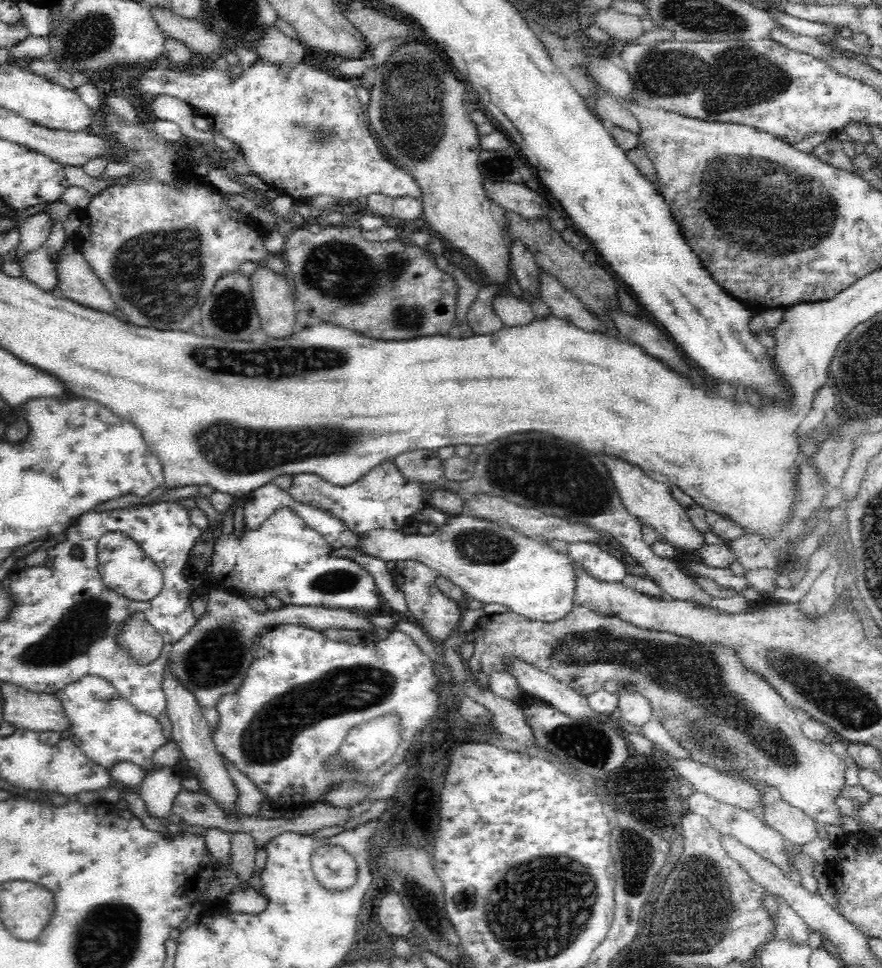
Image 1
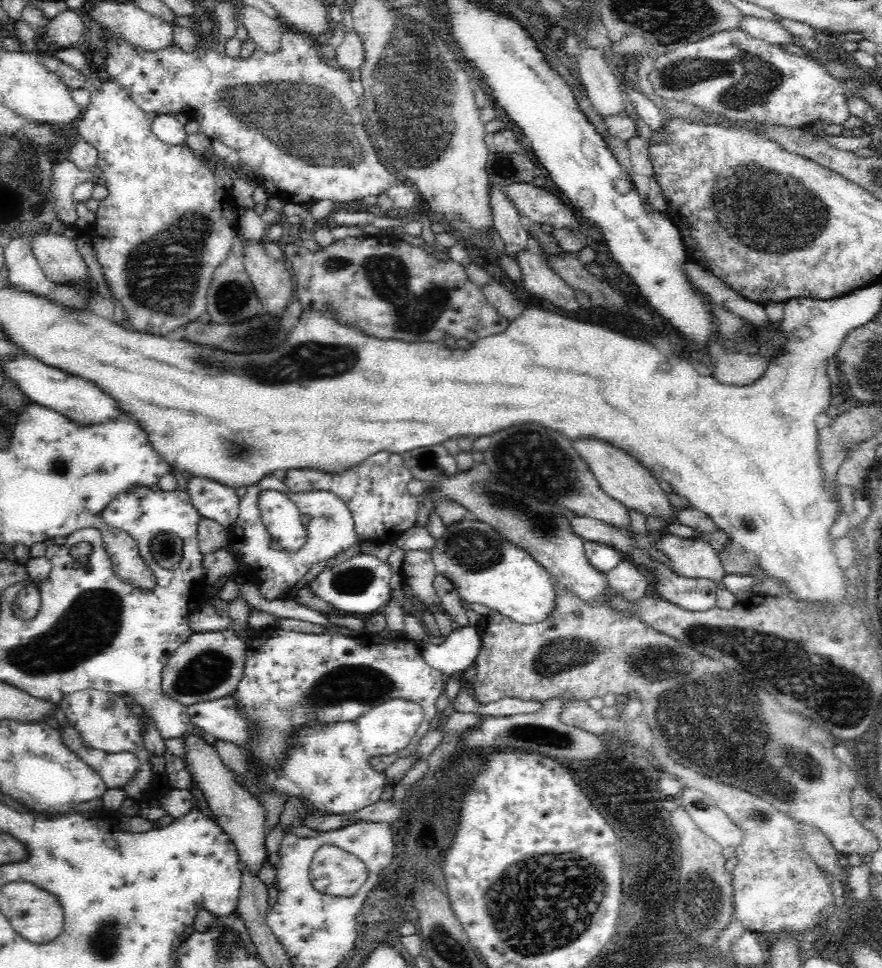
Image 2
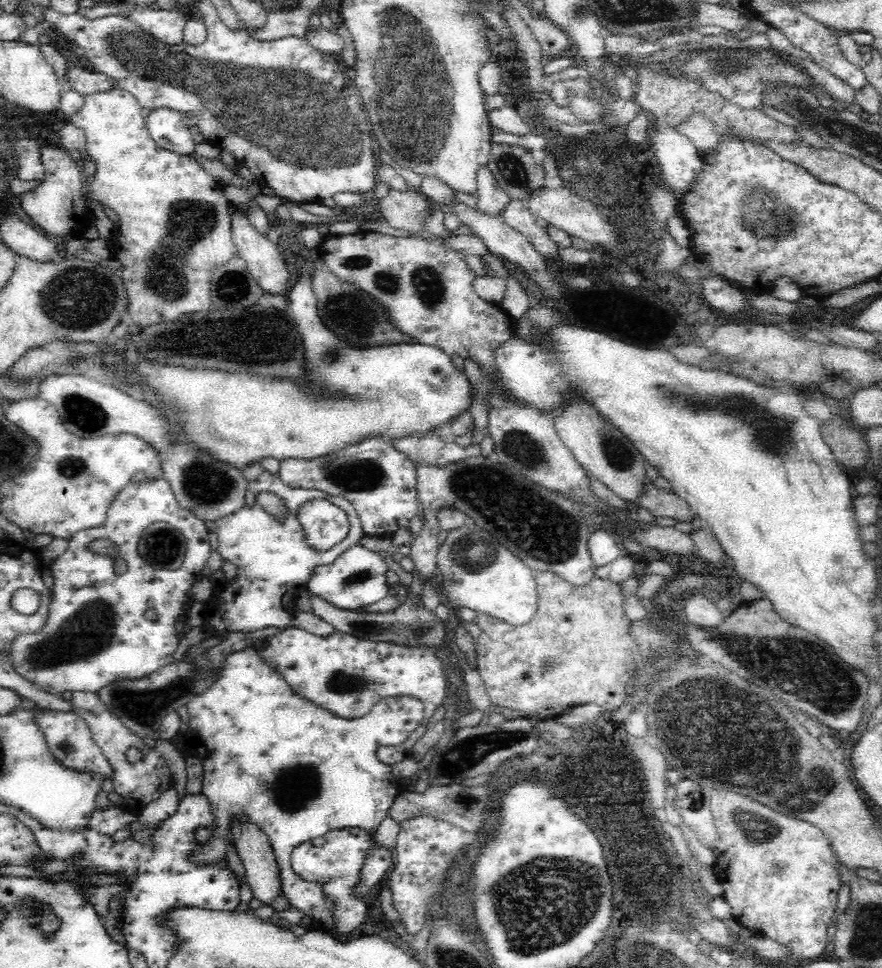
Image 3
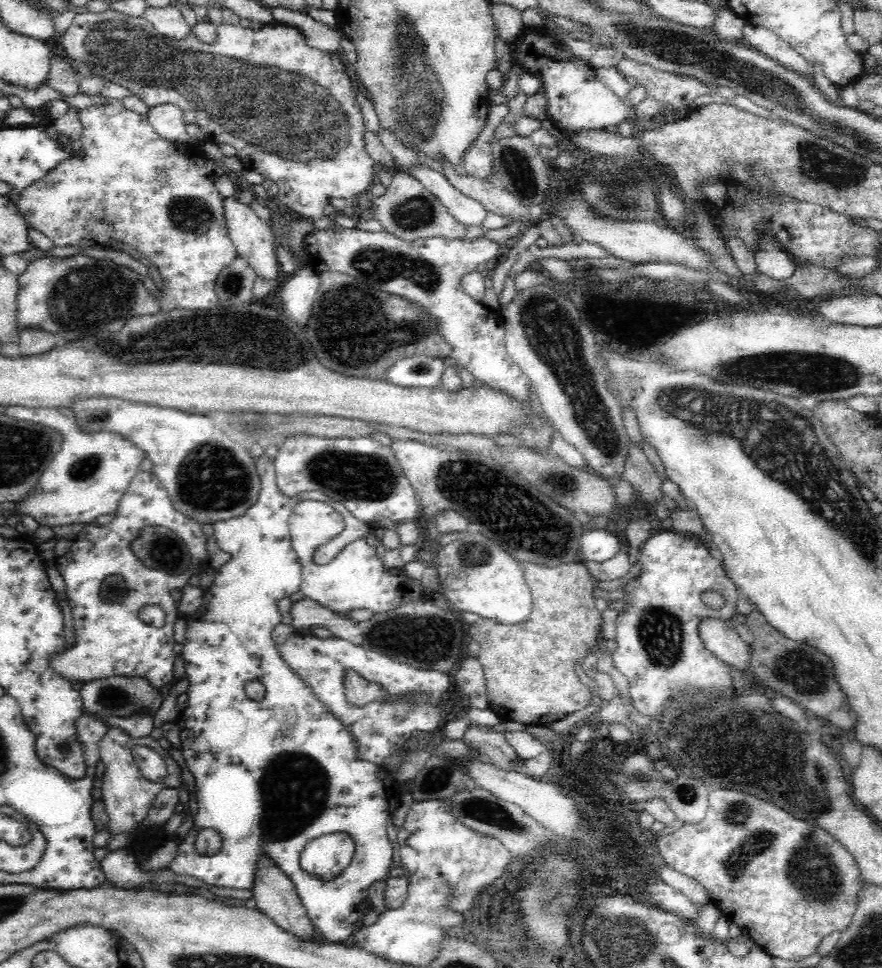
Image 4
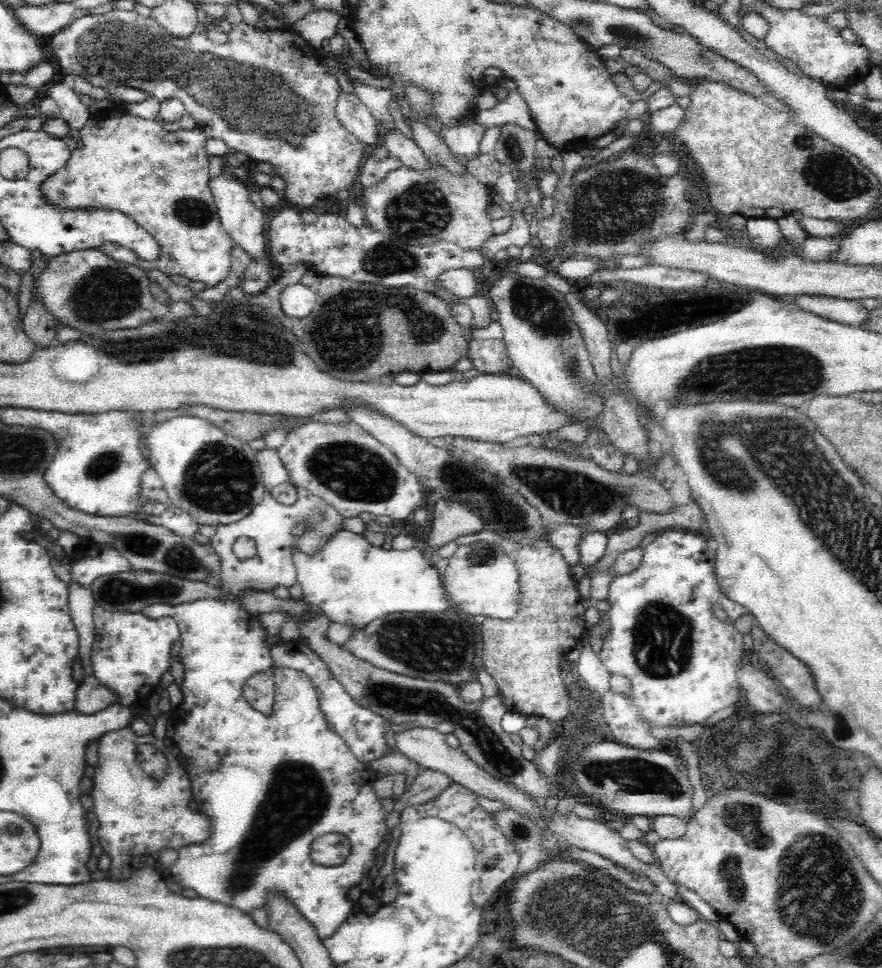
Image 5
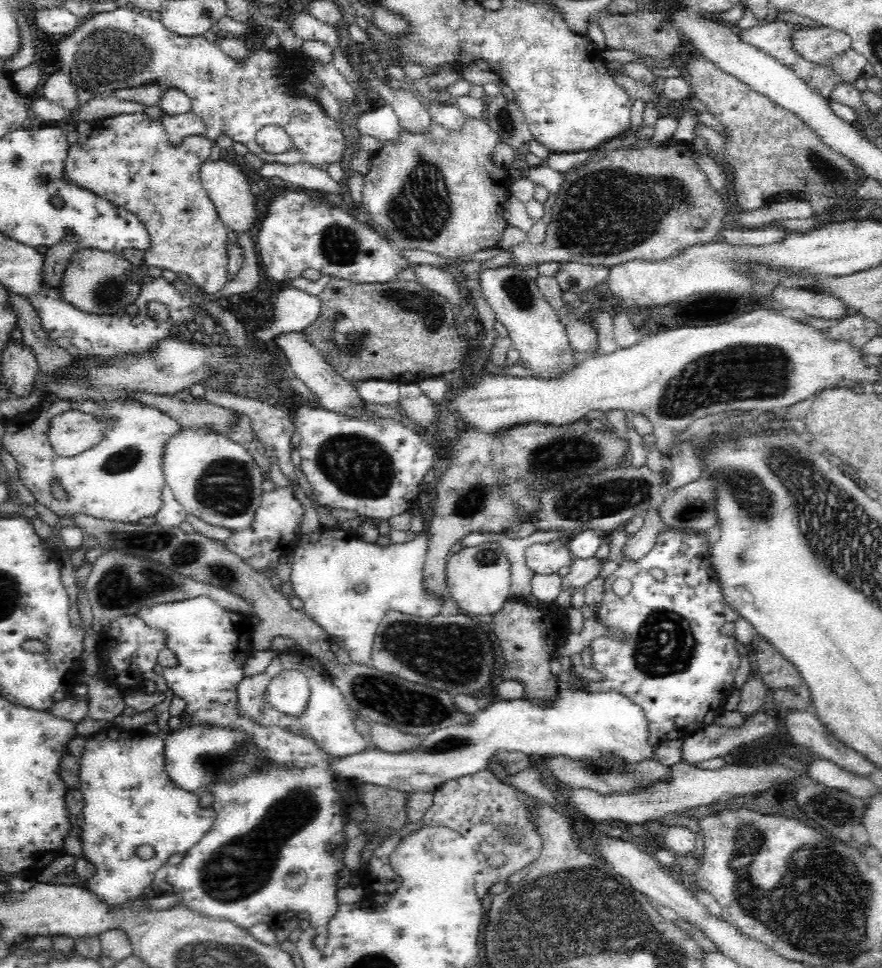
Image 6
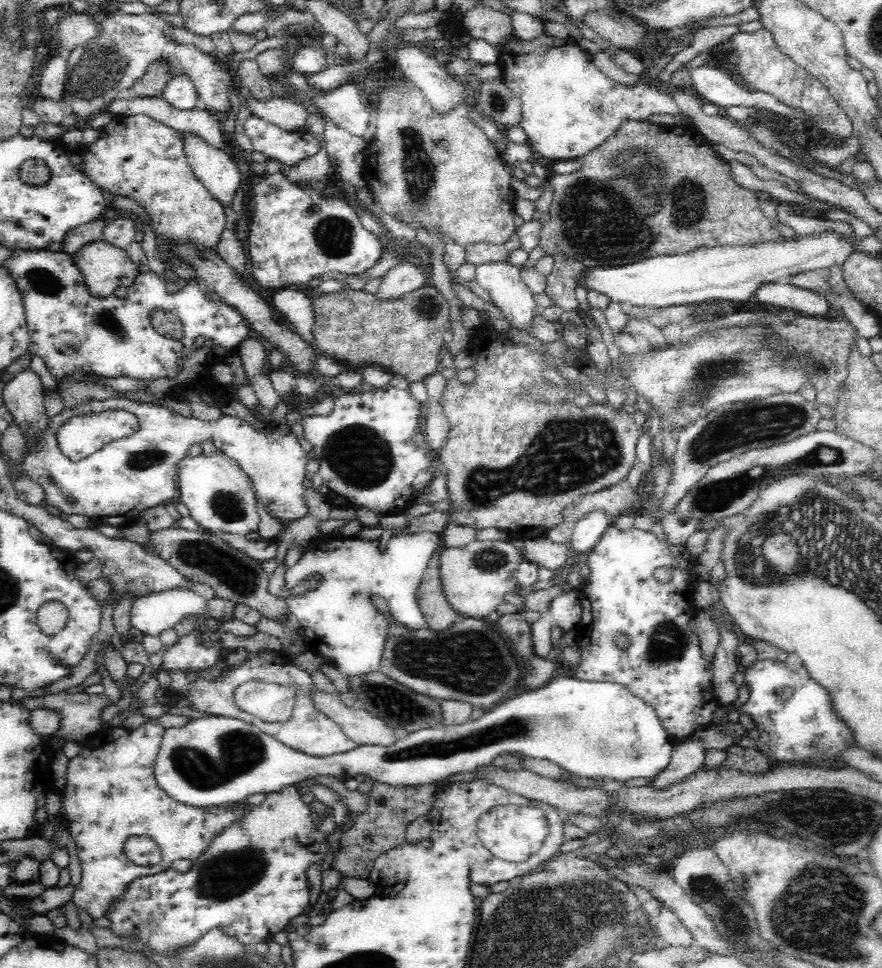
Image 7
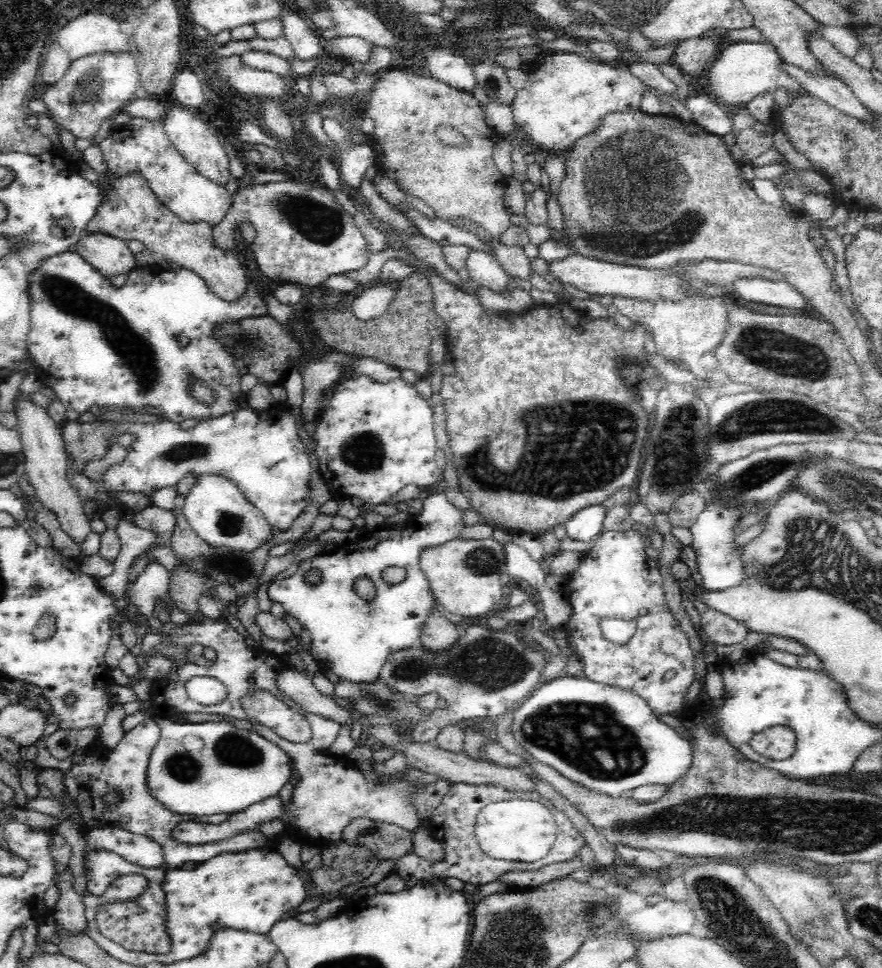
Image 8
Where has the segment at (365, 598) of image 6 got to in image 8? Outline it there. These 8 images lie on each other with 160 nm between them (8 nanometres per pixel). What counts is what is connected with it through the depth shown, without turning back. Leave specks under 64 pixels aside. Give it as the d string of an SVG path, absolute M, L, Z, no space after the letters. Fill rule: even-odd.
M434 488L428 496L422 500L422 515L419 518L411 518L402 528L384 528L379 531L366 533L358 540L360 544L346 544L338 548L334 554L328 556L311 557L304 561L294 576L284 580L274 581L267 590L272 603L279 603L285 613L306 626L314 638L312 642L313 658L324 668L332 670L336 676L354 684L375 682L379 678L382 666L386 659L395 651L406 650L418 646L421 640L421 631L426 620L436 605L433 594L430 592L429 582L422 573L420 558L426 548L444 544L445 542L459 538L459 534L467 527L462 518L464 510L453 505L446 497L445 491ZM390 566L401 566L406 570L405 578L398 583L384 581L382 572ZM316 568L322 576L322 580L314 586L304 582L304 576ZM360 576L367 576L375 584L376 594L374 600L366 601L356 594L354 581Z

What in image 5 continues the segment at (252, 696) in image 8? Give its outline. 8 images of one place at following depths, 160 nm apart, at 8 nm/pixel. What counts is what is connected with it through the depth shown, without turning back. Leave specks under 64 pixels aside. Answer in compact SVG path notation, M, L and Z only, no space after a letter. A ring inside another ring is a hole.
M264 446L257 451L257 459L265 486L263 499L246 518L218 525L216 535L210 540L221 561L219 570L224 585L219 588L219 598L198 599L177 606L152 604L140 613L153 620L170 618L179 627L179 640L182 643L180 657L184 665L180 690L184 704L176 708L178 728L176 736L171 737L178 746L177 752L189 761L187 773L192 785L192 799L199 802L197 812L209 817L211 824L210 836L200 844L182 847L176 862L165 871L164 876L184 890L196 891L198 897L234 907L246 914L255 908L267 911L267 900L272 895L282 895L324 940L332 936L352 912L355 903L348 899L348 892L352 886L359 884L368 870L374 868L372 862L376 862L376 859L372 850L376 844L379 844L379 848L380 844L384 844L388 828L382 806L378 804L377 794L373 791L373 782L378 775L367 763L358 761L342 738L329 728L325 715L319 709L318 695L310 678L296 670L273 667L271 648L265 643L267 632L264 626L256 620L253 612L241 606L240 598L246 590L268 593L274 586L288 589L296 583L293 552L318 552L320 544L326 544L326 534L334 534L341 529L340 520L343 518L343 515L304 488L296 488L297 499L294 503L276 501L271 490L279 484L290 483L290 475L275 450ZM298 526L301 526L301 531L294 533ZM240 536L256 542L255 557L241 561L234 555L234 542ZM267 669L274 672L275 683L275 705L270 715L254 710L243 695L246 680ZM330 833L343 834L350 841L348 857L338 866L314 864L310 858L312 841Z

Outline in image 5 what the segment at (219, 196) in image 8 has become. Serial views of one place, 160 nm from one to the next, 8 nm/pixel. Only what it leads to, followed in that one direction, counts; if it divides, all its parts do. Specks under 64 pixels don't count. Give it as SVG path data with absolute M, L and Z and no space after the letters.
M130 113L120 114L120 116L104 116L99 120L98 116L91 116L86 122L86 125L80 129L80 138L82 139L82 148L75 148L71 152L69 160L63 168L60 168L56 174L47 178L40 188L38 198L41 198L43 205L50 207L66 209L109 209L120 211L120 213L131 216L148 234L151 234L159 246L159 255L155 261L148 261L147 270L158 269L166 274L188 277L192 282L202 282L208 288L218 286L220 282L224 282L230 274L232 266L231 250L235 243L230 238L230 235L223 229L217 214L213 195L210 193L209 180L209 156L205 145L208 137L200 130L178 130L176 132L167 132L162 129L161 124L155 120L144 120L139 116L134 116Z

